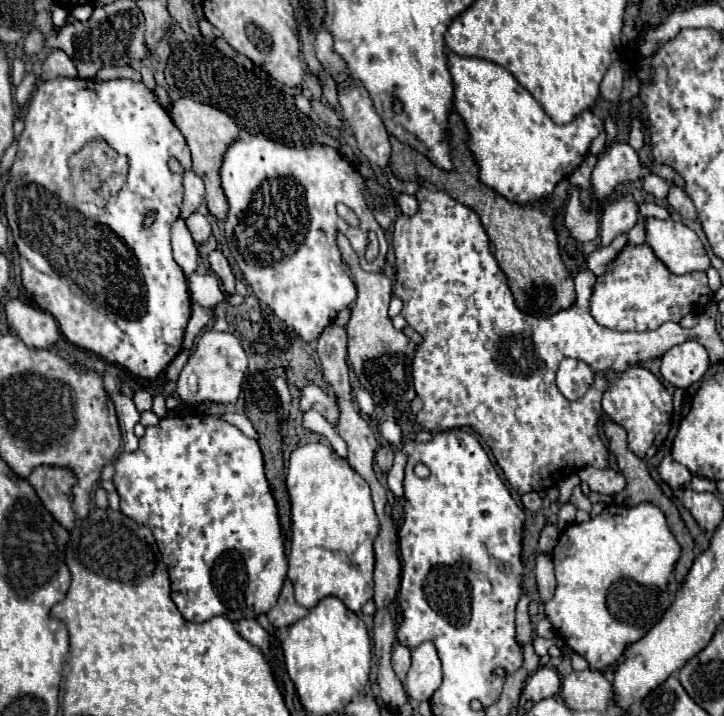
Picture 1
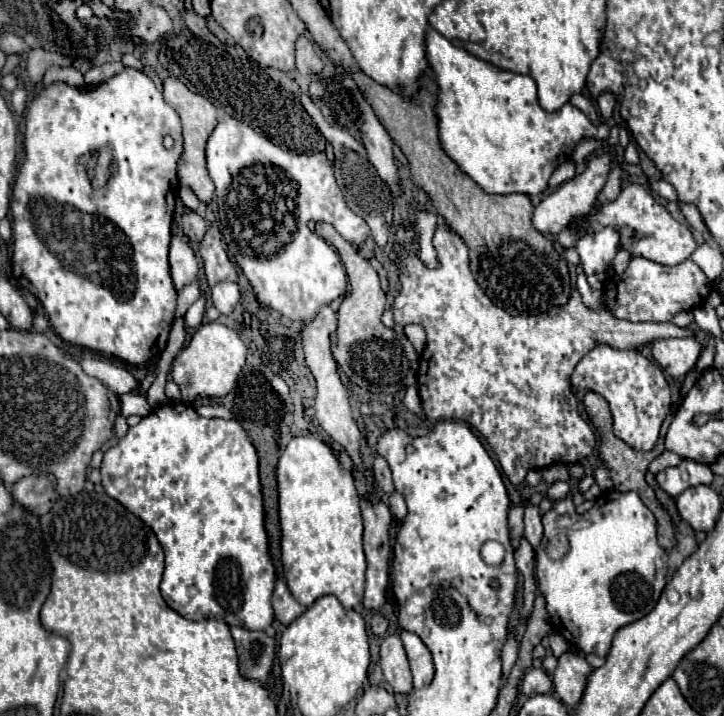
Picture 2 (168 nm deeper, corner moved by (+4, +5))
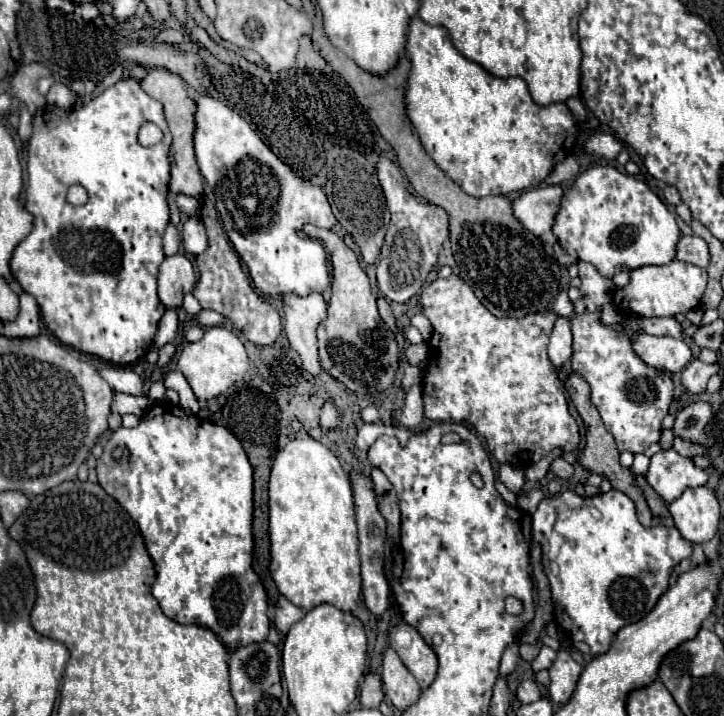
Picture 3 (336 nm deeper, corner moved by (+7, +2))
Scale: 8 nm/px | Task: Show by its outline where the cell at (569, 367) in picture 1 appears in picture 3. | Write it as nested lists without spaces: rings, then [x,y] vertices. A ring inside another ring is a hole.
[[[577,262],[577,266],[579,266],[579,278],[581,278],[581,298],[573,302],[575,314],[569,316],[571,330],[573,330],[573,356],[571,356],[573,372],[581,374],[587,380],[589,388],[591,388],[591,402],[599,410],[599,414],[605,422],[605,428],[613,434],[613,438],[617,442],[617,450],[619,452],[629,450],[631,454],[645,452],[645,448],[659,442],[661,422],[669,414],[669,406],[671,406],[673,394],[675,394],[673,380],[663,370],[643,364],[637,358],[637,354],[633,352],[631,338],[625,332],[617,332],[611,326],[605,326],[601,322],[601,308],[603,308],[603,304],[611,302],[611,294],[615,294],[615,286],[609,278],[603,278],[595,270],[595,266],[585,264],[585,262]]]

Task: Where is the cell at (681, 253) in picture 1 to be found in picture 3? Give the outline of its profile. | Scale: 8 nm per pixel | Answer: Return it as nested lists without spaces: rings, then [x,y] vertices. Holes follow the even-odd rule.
[[[613,166],[587,168],[565,188],[553,234],[569,256],[593,264],[605,278],[613,278],[623,268],[669,264],[675,258],[675,244],[681,236],[675,216],[661,198],[645,182],[621,174]]]

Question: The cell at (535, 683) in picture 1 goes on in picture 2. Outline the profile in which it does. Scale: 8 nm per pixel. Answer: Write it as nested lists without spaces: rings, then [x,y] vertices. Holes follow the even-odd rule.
[[[530,667],[522,679],[522,693],[532,697],[538,693],[550,693],[552,691],[552,679],[542,667]]]

